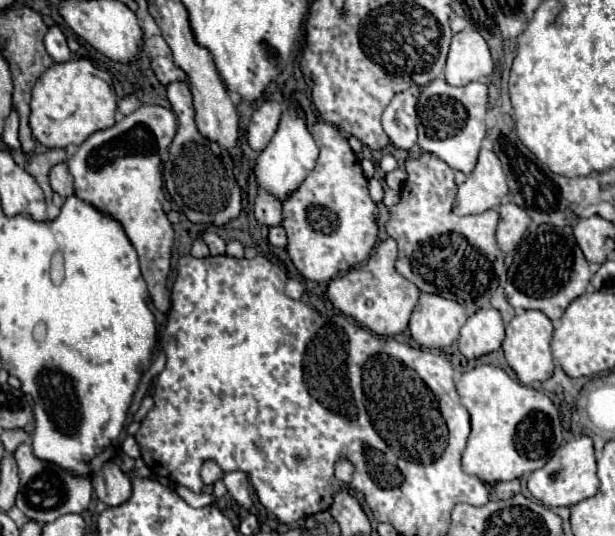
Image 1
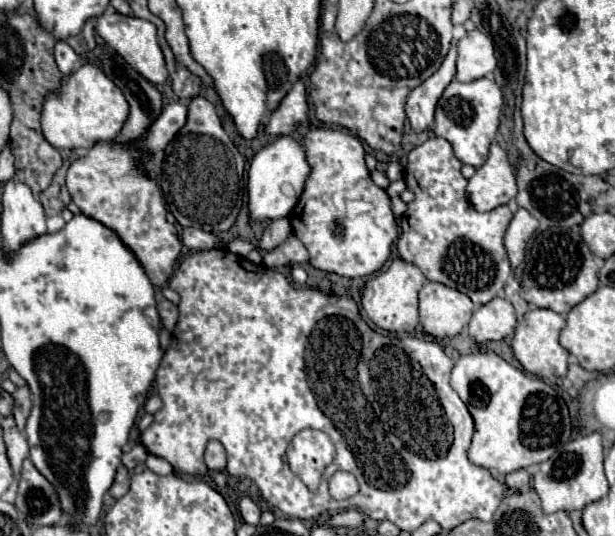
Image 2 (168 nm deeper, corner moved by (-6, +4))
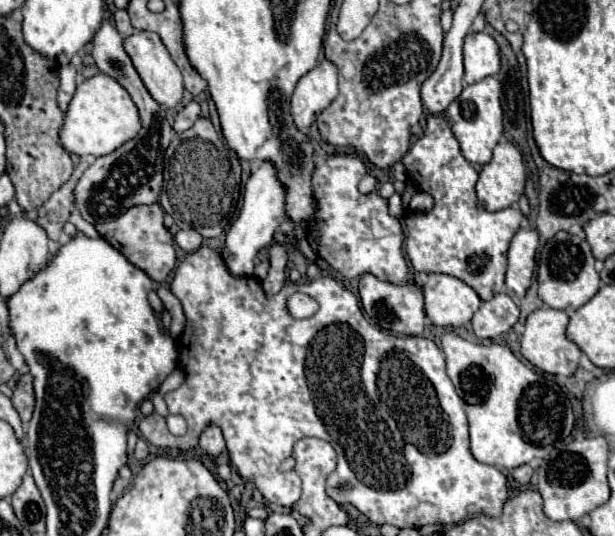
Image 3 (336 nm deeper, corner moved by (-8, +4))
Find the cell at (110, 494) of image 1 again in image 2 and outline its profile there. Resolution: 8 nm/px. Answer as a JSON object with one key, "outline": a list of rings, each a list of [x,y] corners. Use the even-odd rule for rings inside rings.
{"outline":[[[119,465],[119,469],[117,469],[117,475],[115,475],[115,481],[113,481],[113,485],[111,485],[111,489],[109,489],[109,495],[113,497],[113,499],[121,499],[127,491],[129,491],[129,471],[127,471],[127,467],[125,465]]]}

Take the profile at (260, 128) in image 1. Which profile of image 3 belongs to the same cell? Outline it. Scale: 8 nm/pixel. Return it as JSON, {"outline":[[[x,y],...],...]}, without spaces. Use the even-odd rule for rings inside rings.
{"outline":[[[323,59],[315,69],[299,79],[291,97],[291,115],[297,129],[305,131],[317,115],[335,101],[337,93],[337,65]]]}

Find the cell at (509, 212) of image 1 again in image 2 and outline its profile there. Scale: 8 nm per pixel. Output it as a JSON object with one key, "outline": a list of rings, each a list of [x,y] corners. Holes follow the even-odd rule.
{"outline":[[[519,207],[515,211],[515,215],[507,227],[507,233],[505,233],[505,249],[507,249],[513,269],[525,259],[527,241],[533,235],[533,231],[537,229],[537,225],[539,225],[537,219],[527,209]]]}

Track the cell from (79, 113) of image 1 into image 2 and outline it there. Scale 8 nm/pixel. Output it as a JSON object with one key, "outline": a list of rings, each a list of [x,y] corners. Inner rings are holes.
{"outline":[[[85,63],[77,71],[67,75],[59,89],[45,97],[41,111],[41,127],[45,139],[55,149],[89,149],[97,141],[115,139],[127,115],[129,105],[121,89],[117,89],[117,85],[113,85],[113,81],[99,67]]]}

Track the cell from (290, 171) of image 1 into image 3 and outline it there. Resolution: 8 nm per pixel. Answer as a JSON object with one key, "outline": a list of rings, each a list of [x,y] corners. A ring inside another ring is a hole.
{"outline":[[[269,161],[259,163],[245,185],[243,207],[225,237],[225,247],[223,247],[221,257],[225,261],[227,271],[235,277],[253,277],[253,267],[255,267],[253,261],[257,253],[273,241],[279,225],[285,219],[287,219],[285,217],[285,189],[283,185],[279,185],[279,179],[275,177],[275,167]]]}

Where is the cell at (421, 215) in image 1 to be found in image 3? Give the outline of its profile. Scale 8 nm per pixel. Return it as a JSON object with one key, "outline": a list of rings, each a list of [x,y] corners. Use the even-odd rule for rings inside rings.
{"outline":[[[441,115],[427,117],[425,133],[407,151],[407,155],[403,157],[403,165],[407,167],[409,179],[413,183],[417,183],[417,187],[421,191],[433,195],[433,199],[435,199],[435,207],[429,213],[407,213],[405,215],[405,231],[407,231],[405,251],[407,251],[407,257],[411,259],[411,265],[415,267],[415,271],[447,273],[447,275],[459,277],[461,281],[465,281],[467,285],[471,285],[477,291],[477,295],[481,297],[481,303],[489,301],[497,293],[505,291],[507,249],[509,249],[511,237],[521,229],[523,215],[515,207],[503,209],[497,213],[491,213],[491,211],[485,211],[483,207],[479,207],[477,193],[475,193],[475,183],[477,183],[479,175],[473,169],[473,165],[461,155],[459,143],[457,143],[451,127],[445,123],[445,119]]]}

